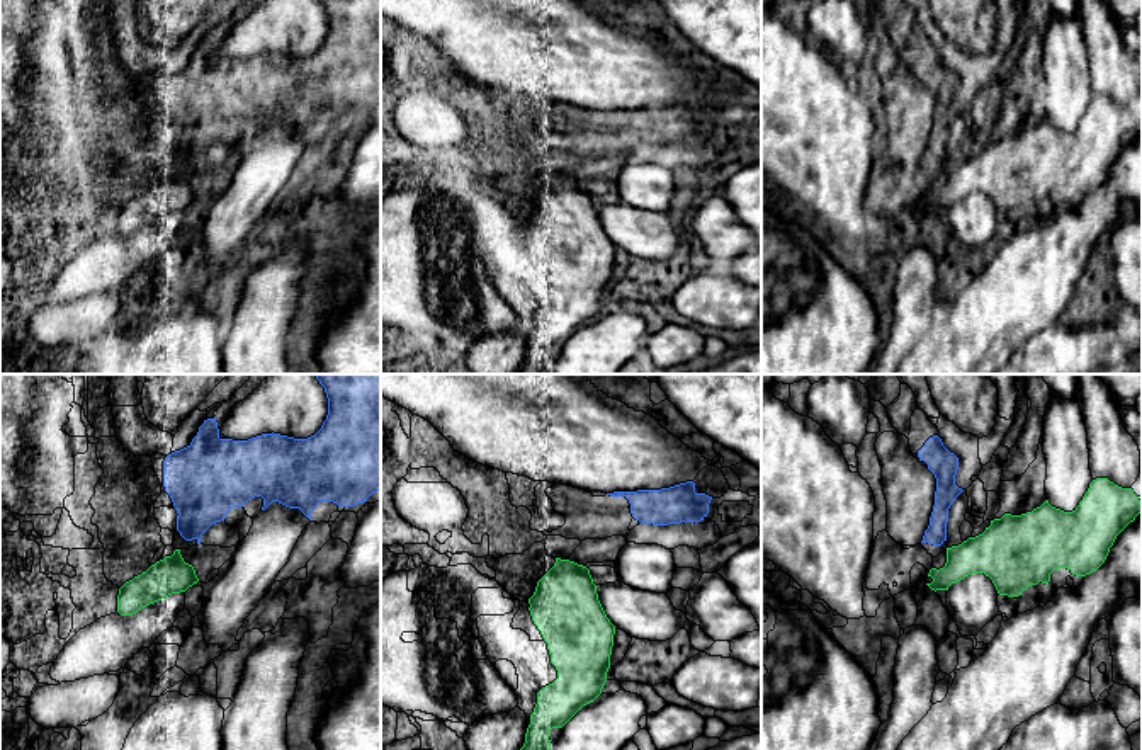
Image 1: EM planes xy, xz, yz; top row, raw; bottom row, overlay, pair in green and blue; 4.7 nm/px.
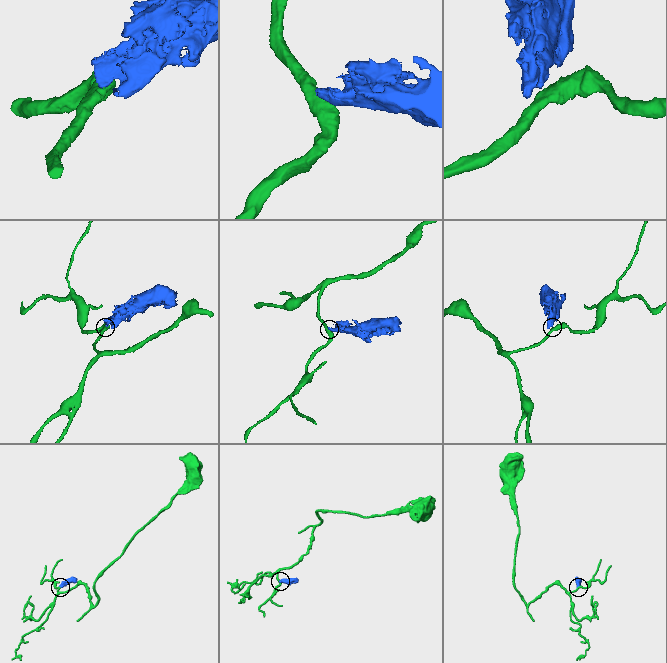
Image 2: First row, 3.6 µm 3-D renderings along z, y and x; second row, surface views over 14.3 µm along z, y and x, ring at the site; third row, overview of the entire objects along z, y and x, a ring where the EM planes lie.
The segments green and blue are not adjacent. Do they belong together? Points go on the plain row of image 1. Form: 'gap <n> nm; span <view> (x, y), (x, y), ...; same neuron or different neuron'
gap 30 nm; span yz (947, 167), (942, 162); different neuron

